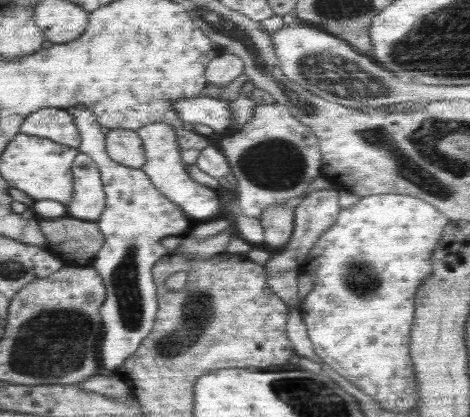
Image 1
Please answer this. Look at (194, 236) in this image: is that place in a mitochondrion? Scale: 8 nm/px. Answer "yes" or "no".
no

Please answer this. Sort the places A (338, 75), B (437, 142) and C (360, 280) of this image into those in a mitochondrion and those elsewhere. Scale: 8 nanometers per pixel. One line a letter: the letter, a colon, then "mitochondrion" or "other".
A: mitochondrion
B: mitochondrion
C: mitochondrion

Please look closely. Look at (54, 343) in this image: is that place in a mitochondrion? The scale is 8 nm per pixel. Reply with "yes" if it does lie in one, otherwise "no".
yes

